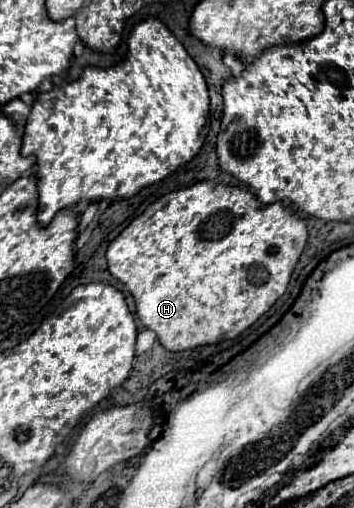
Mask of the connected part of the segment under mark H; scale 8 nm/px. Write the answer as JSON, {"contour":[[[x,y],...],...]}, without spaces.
{"contour":[[[204,180],[204,182],[198,182],[182,188],[180,190],[174,190],[158,200],[154,200],[138,218],[134,218],[108,246],[106,250],[106,260],[108,260],[108,270],[114,278],[118,278],[126,288],[128,292],[132,294],[134,302],[136,302],[136,314],[140,318],[140,322],[156,332],[160,344],[166,348],[166,350],[172,350],[172,352],[180,352],[180,350],[188,350],[188,348],[196,348],[196,346],[208,346],[208,344],[218,344],[222,340],[230,340],[230,338],[236,338],[238,334],[242,334],[246,328],[250,328],[262,314],[266,314],[274,302],[286,292],[286,286],[288,286],[288,280],[290,280],[290,274],[306,246],[306,240],[308,240],[308,230],[306,230],[306,224],[296,218],[292,212],[288,212],[280,202],[274,202],[274,204],[262,204],[256,200],[256,196],[246,190],[246,188],[234,188],[234,186],[222,186],[218,182],[212,182],[212,180]]]}

